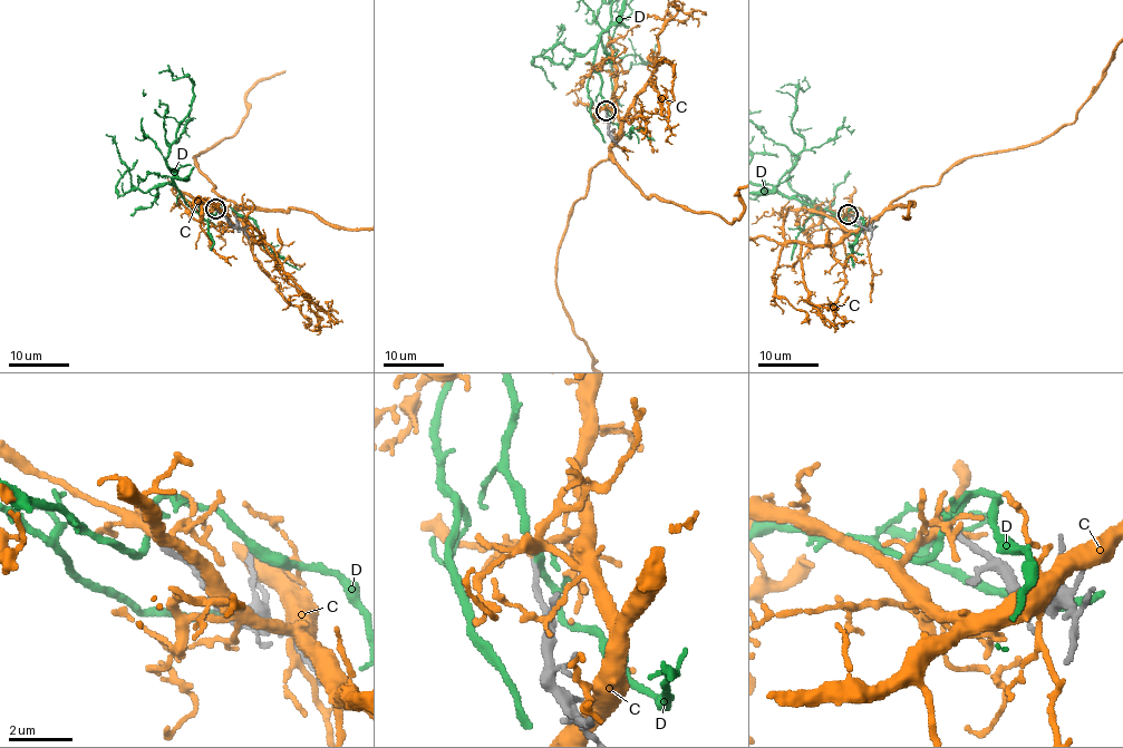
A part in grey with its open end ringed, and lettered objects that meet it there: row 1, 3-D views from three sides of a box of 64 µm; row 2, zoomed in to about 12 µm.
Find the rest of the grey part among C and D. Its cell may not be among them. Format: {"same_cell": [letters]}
{"same_cell": []}

